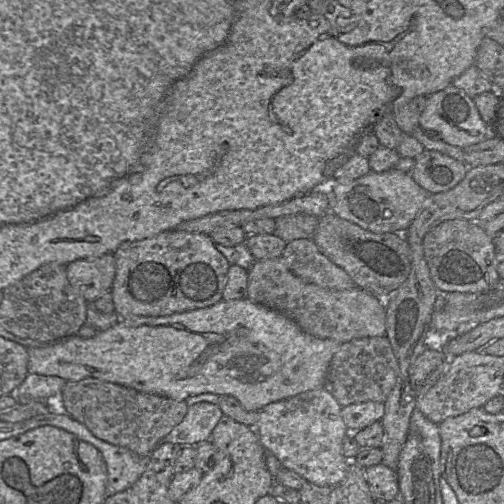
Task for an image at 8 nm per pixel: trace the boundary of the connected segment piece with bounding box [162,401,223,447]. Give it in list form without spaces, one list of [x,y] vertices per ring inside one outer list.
[[[202,401],[188,407],[183,420],[162,442],[183,446],[198,445],[210,440],[212,431],[223,412],[217,404]]]

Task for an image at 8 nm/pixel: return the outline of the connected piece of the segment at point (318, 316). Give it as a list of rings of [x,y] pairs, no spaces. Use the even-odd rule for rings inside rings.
[[[278,258],[256,260],[248,270],[247,298],[293,319],[307,334],[333,339],[343,344],[363,337],[386,334],[386,312],[383,299],[357,286],[331,290],[309,283],[293,274]]]

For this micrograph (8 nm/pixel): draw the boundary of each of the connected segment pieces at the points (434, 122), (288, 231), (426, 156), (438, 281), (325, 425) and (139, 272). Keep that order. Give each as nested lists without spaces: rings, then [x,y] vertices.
[[[453,84],[427,96],[426,106],[420,116],[419,125],[431,137],[438,137],[444,142],[460,148],[466,148],[488,138],[496,137],[481,118],[473,98]]]
[[[306,213],[279,216],[274,220],[274,235],[287,243],[297,239],[312,239],[319,223],[319,218]]]
[[[433,150],[419,154],[410,175],[430,194],[454,188],[467,174],[468,166],[450,156]]]
[[[444,221],[425,234],[422,247],[431,279],[440,292],[482,292],[496,285],[500,279],[495,267],[493,239],[477,221]]]
[[[323,387],[265,405],[254,425],[263,447],[289,470],[318,486],[340,485],[351,460],[342,453],[347,427],[341,415],[342,406]]]
[[[170,230],[152,237],[122,243],[113,253],[116,265],[111,288],[114,312],[120,319],[132,316],[167,316],[174,313],[205,308],[222,300],[230,263],[214,246],[210,235]]]

